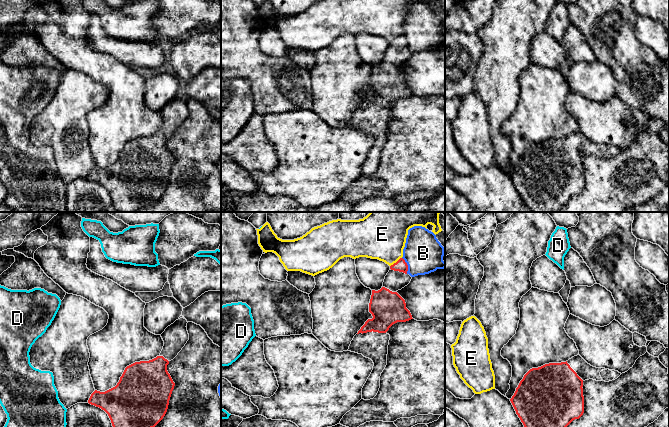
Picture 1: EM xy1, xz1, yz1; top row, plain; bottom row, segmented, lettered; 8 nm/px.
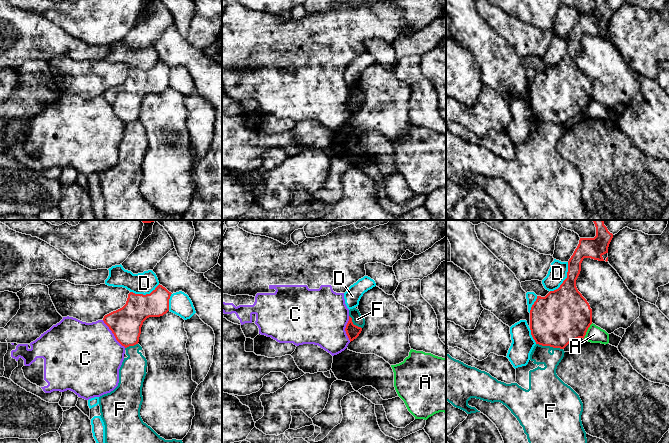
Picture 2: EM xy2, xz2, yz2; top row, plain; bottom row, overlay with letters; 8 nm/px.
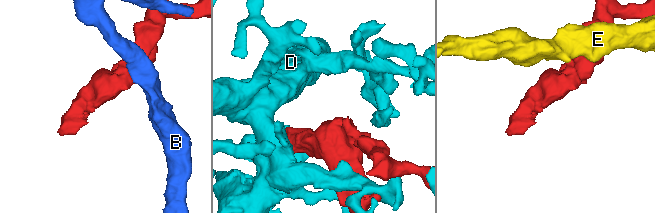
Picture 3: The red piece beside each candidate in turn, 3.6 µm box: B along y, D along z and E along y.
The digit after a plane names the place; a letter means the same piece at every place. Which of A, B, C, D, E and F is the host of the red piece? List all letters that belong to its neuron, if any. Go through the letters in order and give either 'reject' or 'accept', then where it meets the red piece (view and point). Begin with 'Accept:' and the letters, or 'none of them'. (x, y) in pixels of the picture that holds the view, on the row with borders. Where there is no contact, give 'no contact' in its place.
Accept: none of them
A: reject; contact yz2 (586, 331)
B: reject; contact xz1 (407, 265)
C: reject; contact xy2 (113, 333)
D: reject; contact yz2 (565, 279)
E: reject; contact xz1 (396, 262)
F: reject; contact yz2 (549, 345)

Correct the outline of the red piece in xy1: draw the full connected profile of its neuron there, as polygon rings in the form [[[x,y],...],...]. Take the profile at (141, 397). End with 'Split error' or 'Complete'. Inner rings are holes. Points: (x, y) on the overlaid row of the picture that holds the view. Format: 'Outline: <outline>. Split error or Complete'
Outline: [[[180,318],[165,329],[161,334],[164,346],[159,356],[127,366],[115,387],[105,392],[95,390],[91,394],[88,403],[104,410],[113,427],[155,427],[163,419],[175,386],[167,365],[189,340],[187,323],[186,319]]]. Split error

